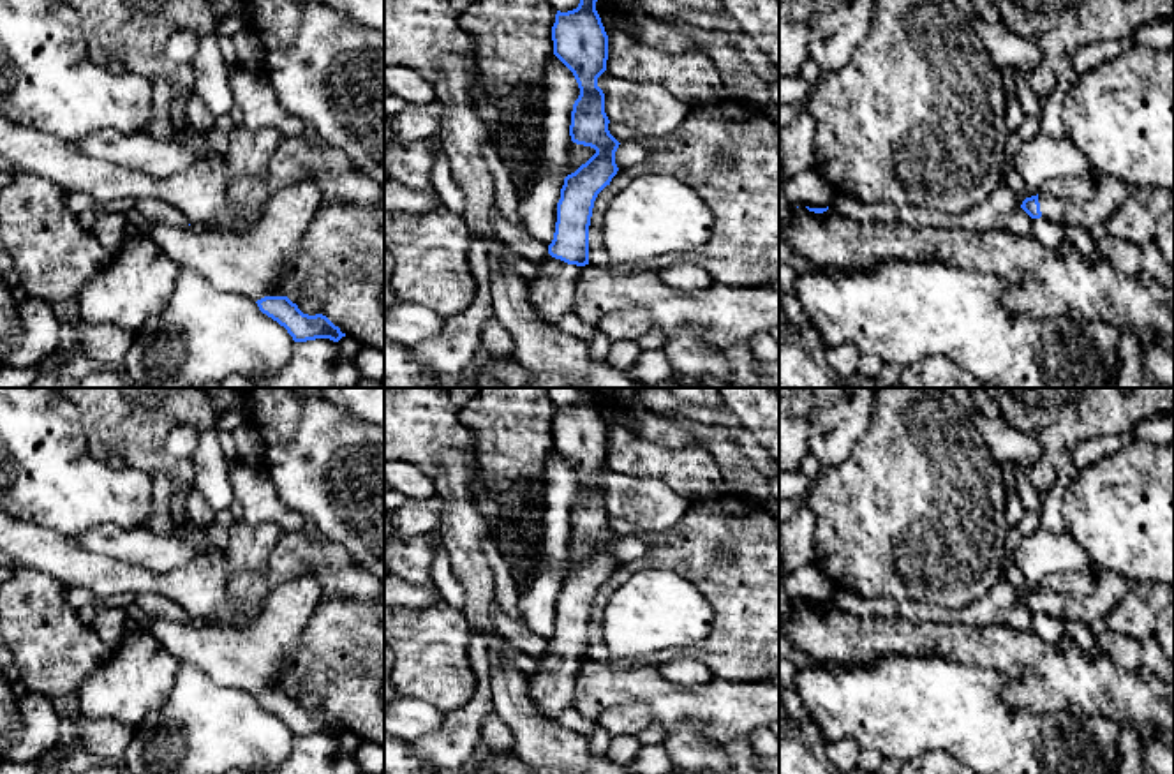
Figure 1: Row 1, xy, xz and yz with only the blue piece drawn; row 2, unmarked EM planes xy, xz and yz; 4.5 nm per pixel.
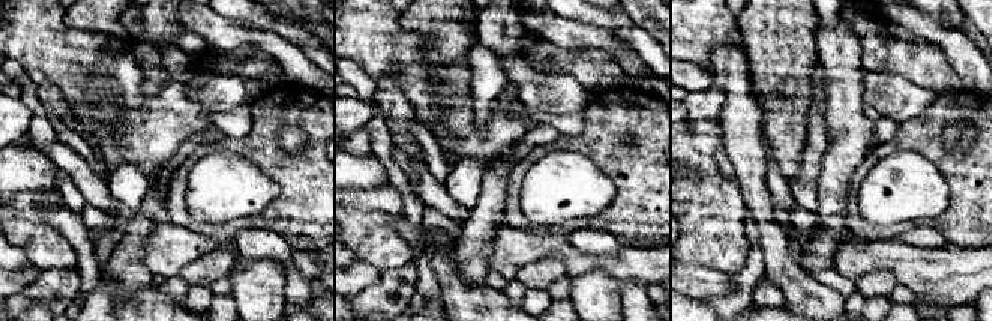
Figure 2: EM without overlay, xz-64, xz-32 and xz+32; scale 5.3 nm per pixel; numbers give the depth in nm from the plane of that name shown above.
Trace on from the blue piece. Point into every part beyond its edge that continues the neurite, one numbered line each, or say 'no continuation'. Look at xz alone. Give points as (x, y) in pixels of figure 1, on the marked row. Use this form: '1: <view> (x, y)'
1: xz (550, 290)

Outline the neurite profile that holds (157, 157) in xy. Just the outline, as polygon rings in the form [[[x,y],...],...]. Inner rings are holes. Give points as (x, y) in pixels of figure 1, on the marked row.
[[[100,129],[71,143],[86,157],[143,171],[153,178],[171,178],[213,153],[210,146],[187,148],[176,138],[157,139],[139,132],[122,134],[115,129]]]

